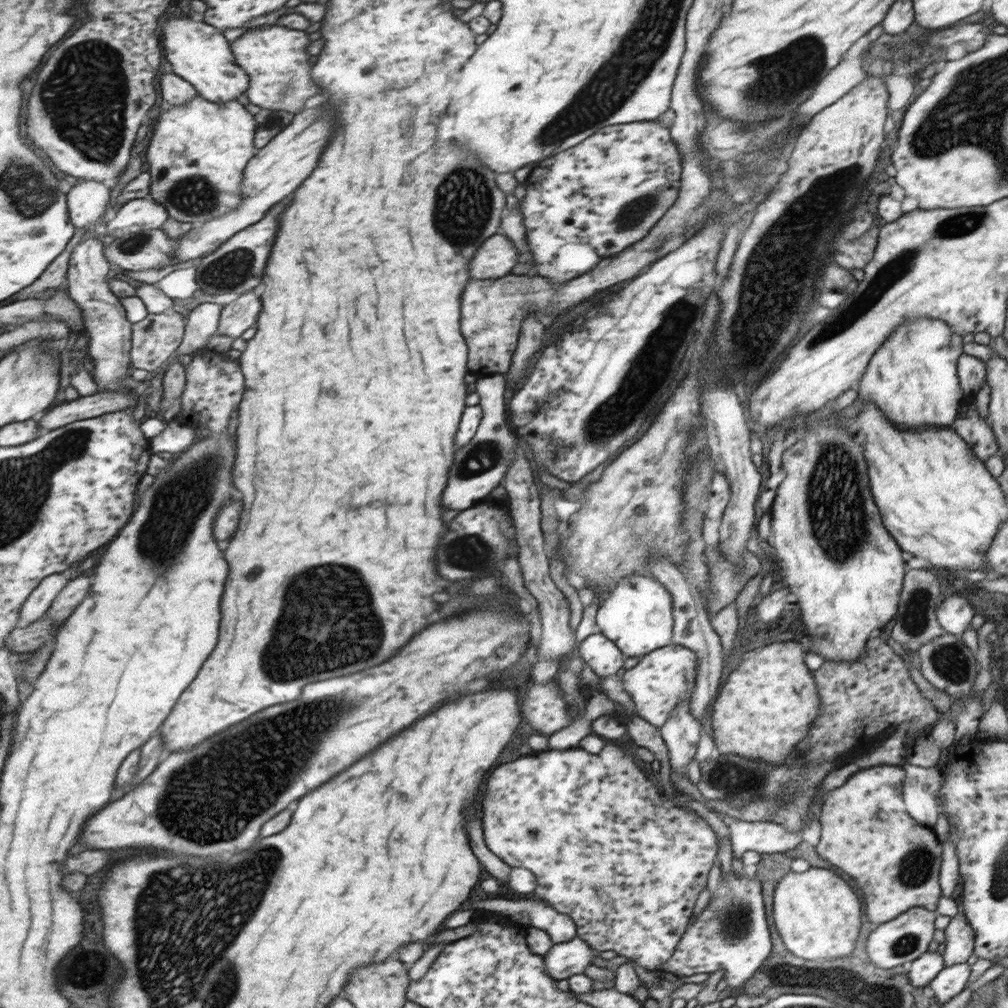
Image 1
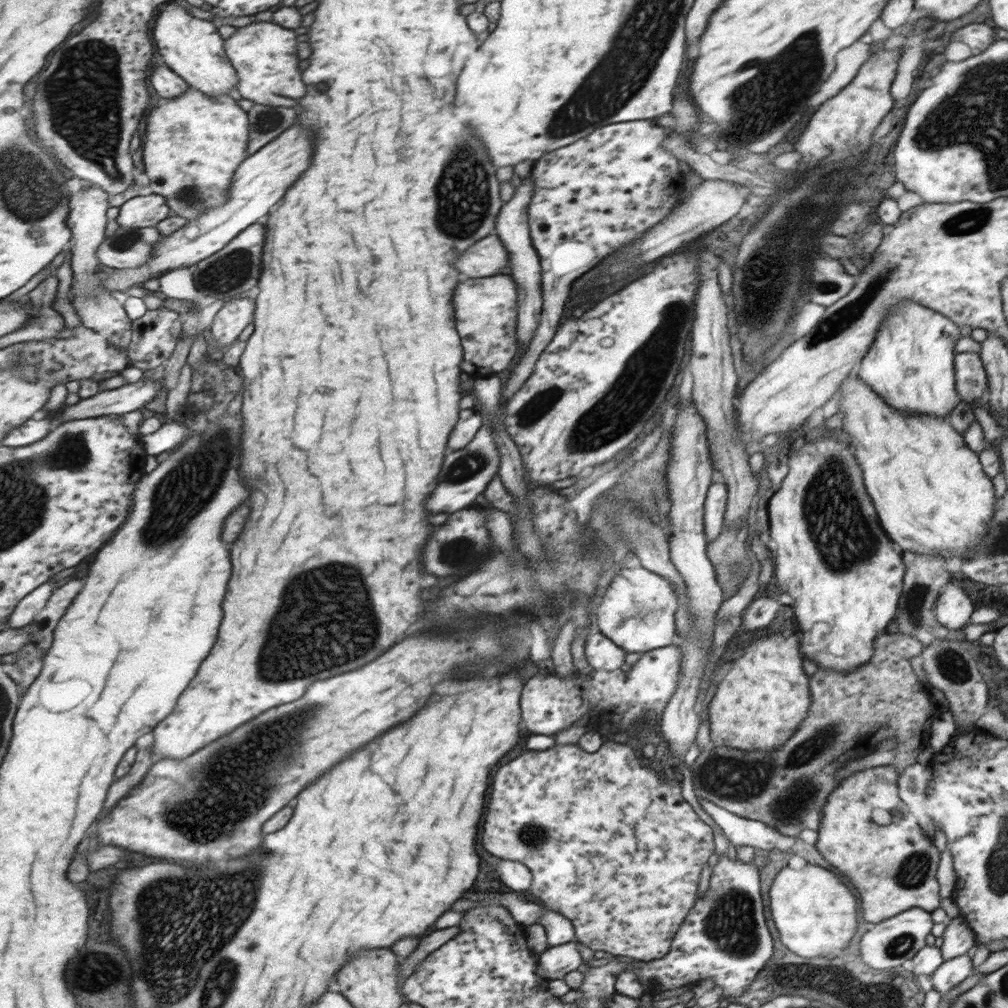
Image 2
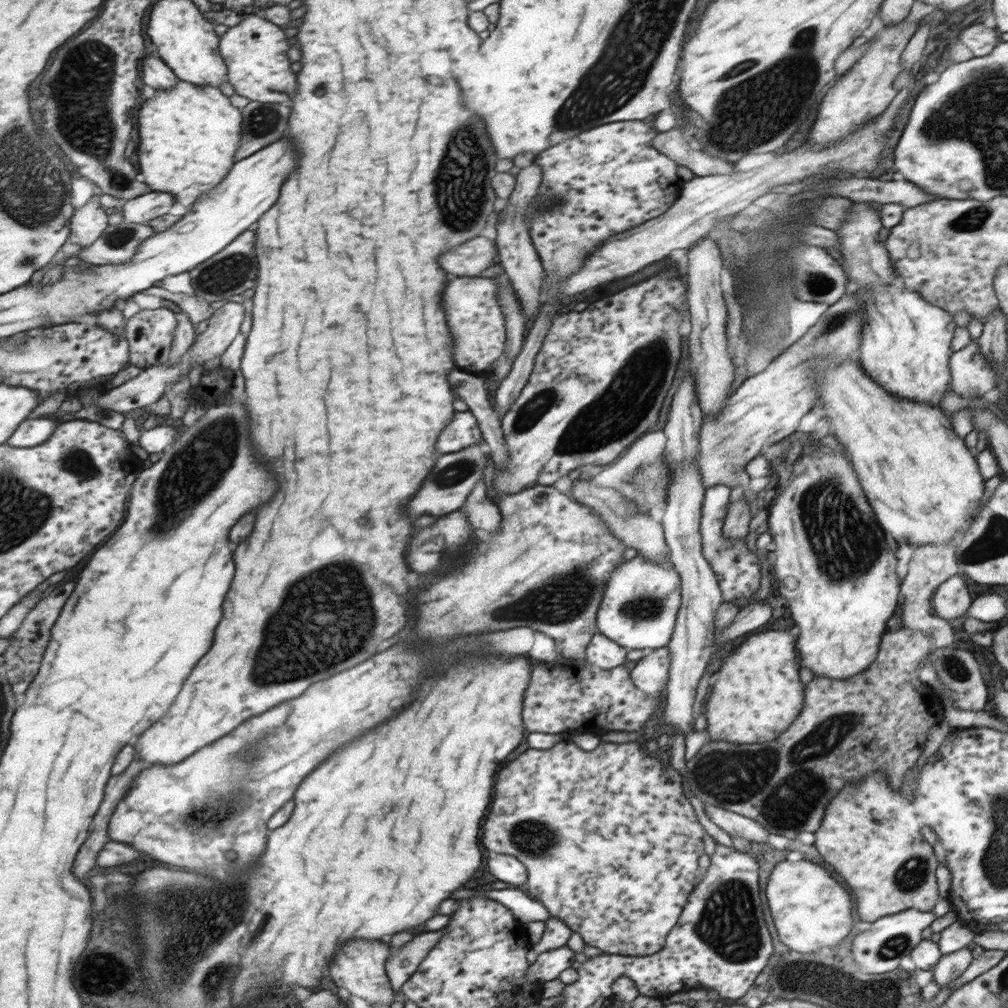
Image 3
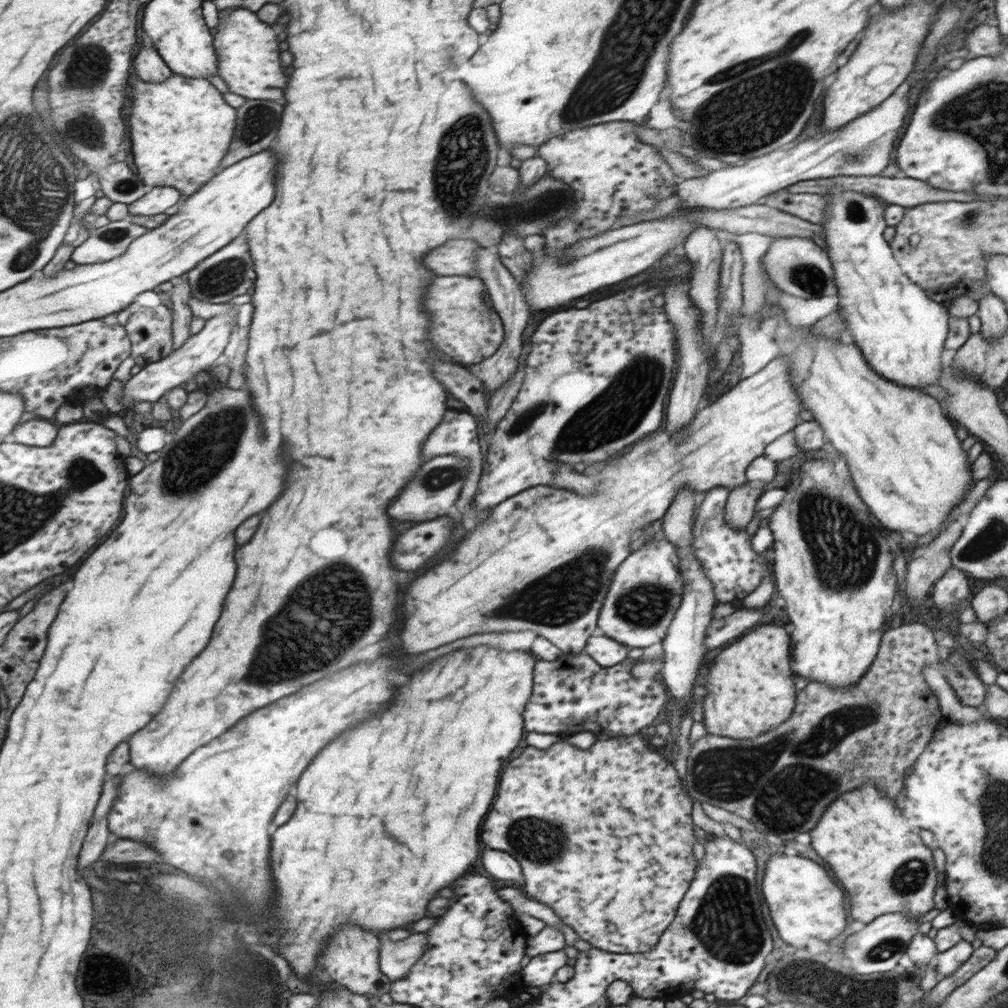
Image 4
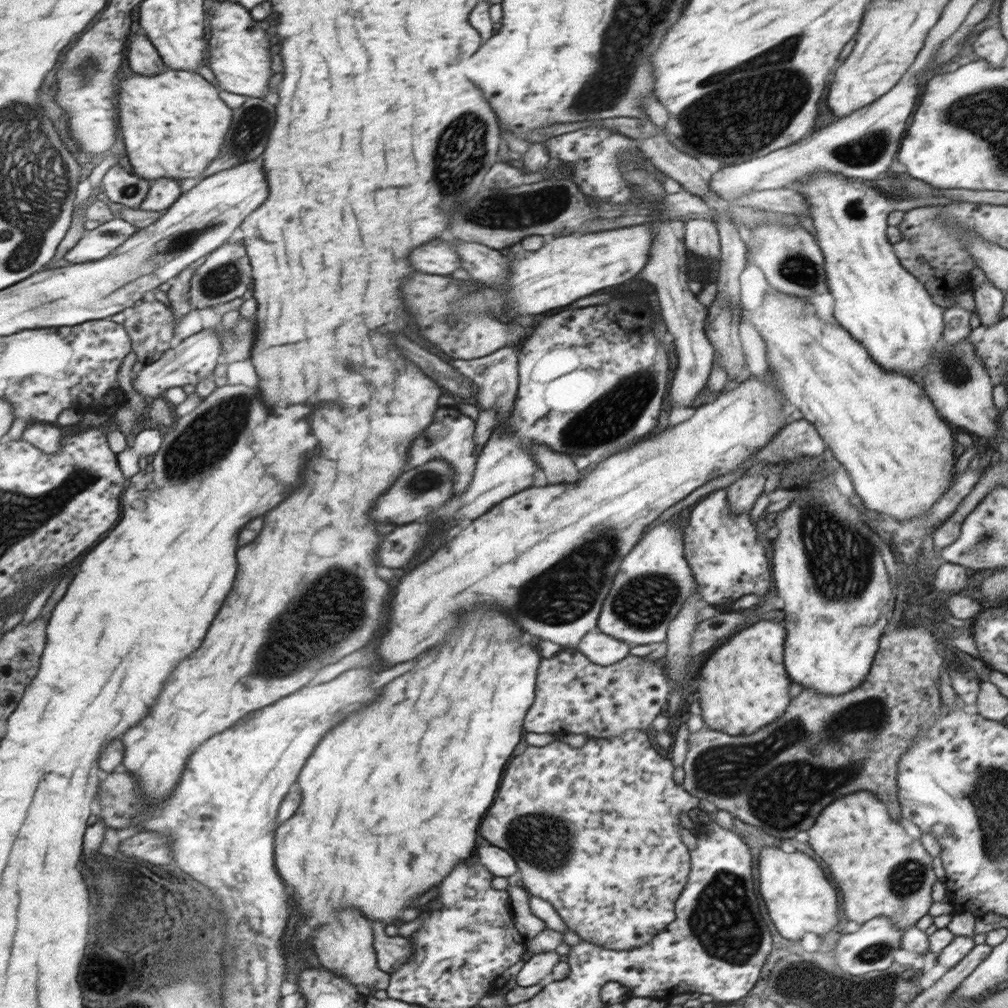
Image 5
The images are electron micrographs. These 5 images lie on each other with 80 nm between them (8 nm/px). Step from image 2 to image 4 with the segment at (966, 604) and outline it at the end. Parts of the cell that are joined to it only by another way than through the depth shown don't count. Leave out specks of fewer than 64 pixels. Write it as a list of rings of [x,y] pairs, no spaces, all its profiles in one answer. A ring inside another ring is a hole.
[[[952,567],[946,575],[934,584],[932,596],[940,610],[954,610],[959,604],[971,599],[970,582],[963,570]]]

